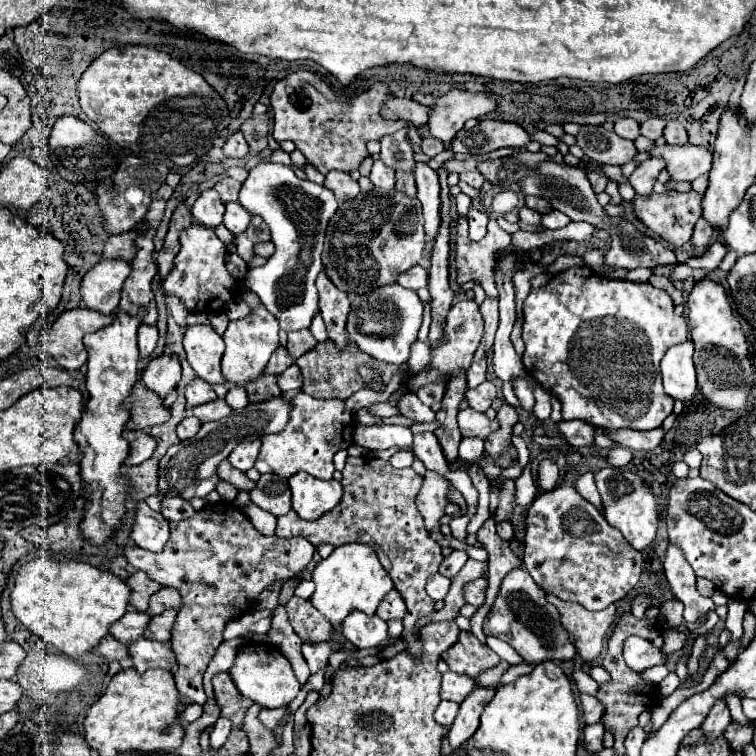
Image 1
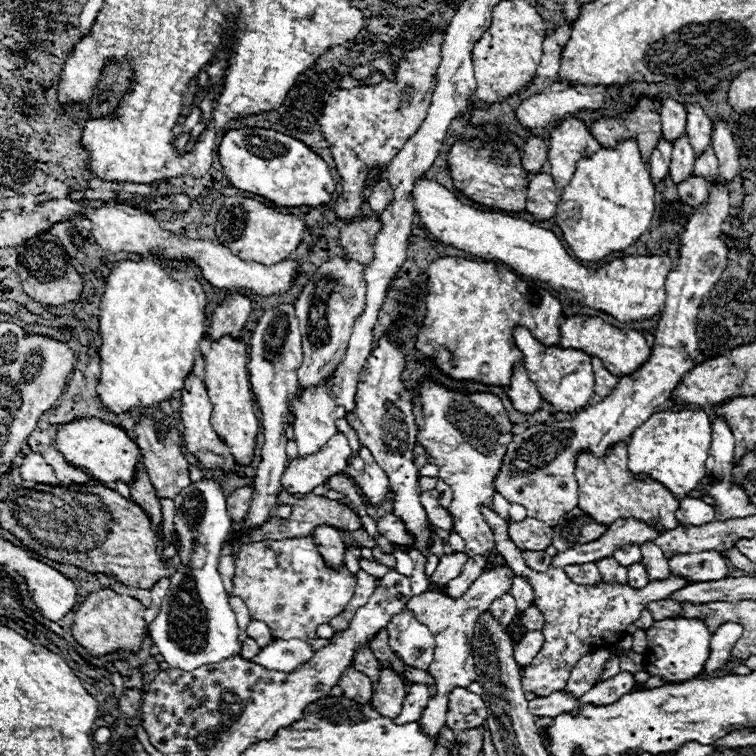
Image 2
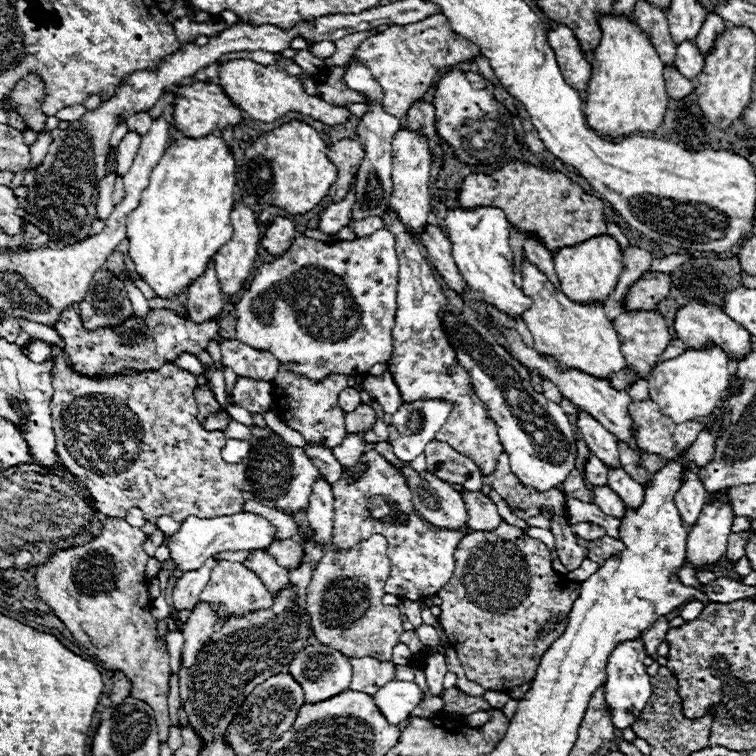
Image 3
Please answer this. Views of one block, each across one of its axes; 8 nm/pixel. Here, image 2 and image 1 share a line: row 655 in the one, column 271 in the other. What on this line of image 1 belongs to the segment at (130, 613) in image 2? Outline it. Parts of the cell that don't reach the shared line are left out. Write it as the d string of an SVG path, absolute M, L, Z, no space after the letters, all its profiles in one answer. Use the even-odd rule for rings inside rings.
M286 76L276 82L270 94L270 106L274 114L272 136L276 142L292 140L306 160L322 174L332 170L352 172L360 166L364 158L364 144L368 140L380 140L386 134L394 134L400 128L412 126L406 120L384 120L380 116L380 106L390 98L392 94L386 82L374 82L352 100L340 102L328 100L310 82L304 82L298 76Z

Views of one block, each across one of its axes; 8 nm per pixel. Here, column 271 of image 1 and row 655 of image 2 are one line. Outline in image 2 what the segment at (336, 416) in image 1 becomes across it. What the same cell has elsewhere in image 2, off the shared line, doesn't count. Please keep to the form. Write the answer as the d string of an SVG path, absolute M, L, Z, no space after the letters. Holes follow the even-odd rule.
M508 566L504 568L494 568L490 572L480 574L480 578L468 588L468 592L460 600L452 600L442 592L424 592L420 596L412 596L408 600L408 610L414 612L414 616L424 622L424 626L430 628L430 632L436 636L436 652L434 652L434 662L430 668L430 674L436 682L436 696L430 698L424 716L420 718L420 726L424 732L438 734L444 728L444 716L448 712L448 696L452 688L458 688L460 684L470 686L476 682L476 668L474 668L474 656L472 656L472 634L474 626L478 622L478 616L486 612L492 604L492 600L500 598L510 590L512 584L512 570Z

